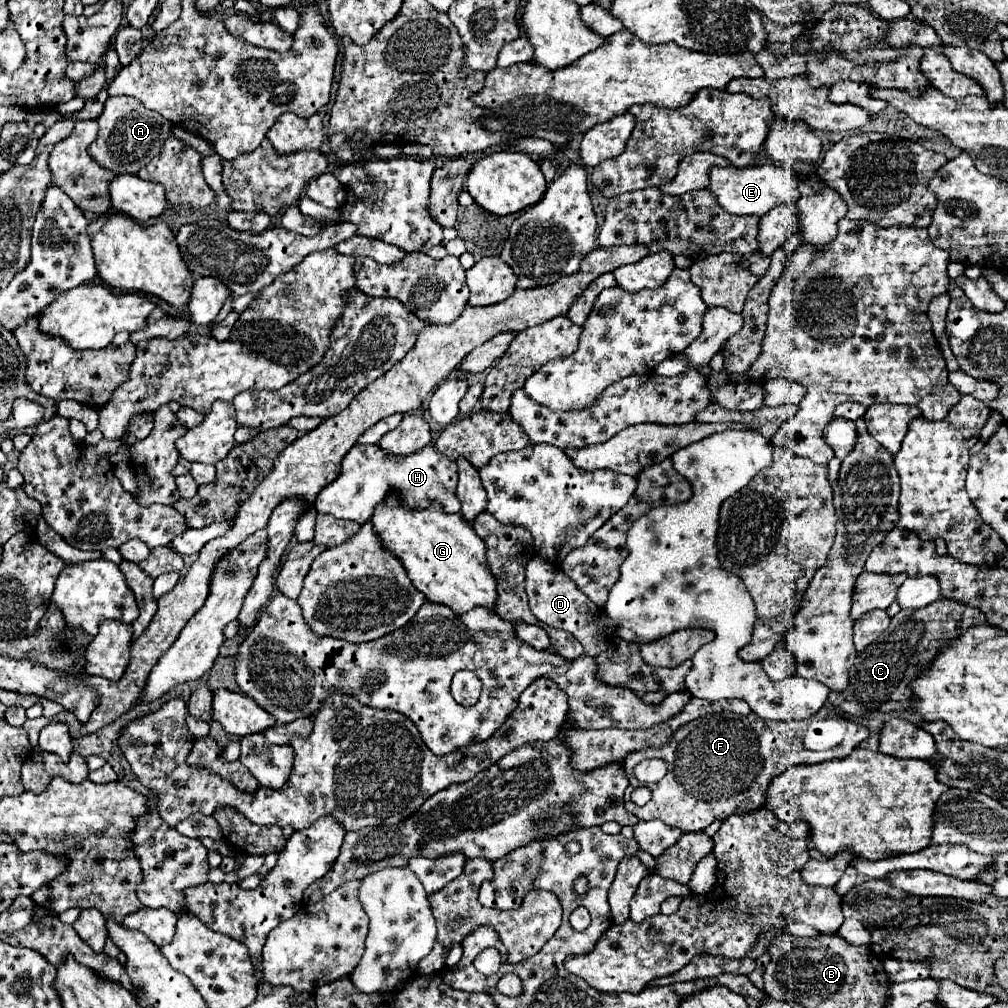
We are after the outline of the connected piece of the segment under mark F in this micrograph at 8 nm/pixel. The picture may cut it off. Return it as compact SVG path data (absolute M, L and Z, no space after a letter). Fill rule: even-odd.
M823 707L811 719L803 719L803 721L767 721L767 719L757 717L755 713L751 713L747 717L733 715L729 719L725 719L721 713L719 713L719 717L717 715L699 717L695 721L689 721L687 725L679 727L677 733L673 735L673 739L667 745L663 745L661 749L659 747L657 749L641 749L641 751L625 757L623 767L629 777L629 787L625 789L625 809L629 813L633 813L637 819L645 819L645 821L661 819L665 825L677 827L685 833L687 831L703 831L717 817L727 817L727 815L733 815L735 811L745 811L745 809L749 809L749 811L759 809L765 803L765 789L767 789L769 781L775 775L779 775L781 771L793 767L793 765L803 765L803 763L813 765L813 763L823 763L823 761L831 761L831 759L843 759L869 735L871 735L871 731L867 727L863 727L851 719L845 719L827 707ZM647 757L665 759L669 765L669 773L659 783L645 785L651 789L653 797L643 807L637 807L629 799L631 791L641 785L637 781L633 769L637 763L641 763Z

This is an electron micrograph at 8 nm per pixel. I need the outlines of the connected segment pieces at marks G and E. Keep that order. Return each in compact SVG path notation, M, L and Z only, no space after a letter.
M387 493L387 497L375 505L375 511L371 515L371 525L375 529L375 535L379 537L381 545L399 561L403 563L409 579L413 585L425 593L425 597L431 603L447 605L455 613L465 613L473 609L475 605L483 605L491 609L495 605L495 577L491 575L487 561L485 561L485 543L477 537L471 525L459 517L459 513L443 513L443 507L437 503L431 503L427 509L407 509L403 505L403 499L399 493Z
M751 165L745 169L737 167L715 167L709 173L709 191L715 195L719 207L723 207L727 213L733 215L757 215L763 217L767 211L771 211L779 203L795 203L799 201L799 189L797 183L801 179L799 169L795 171L791 165Z

